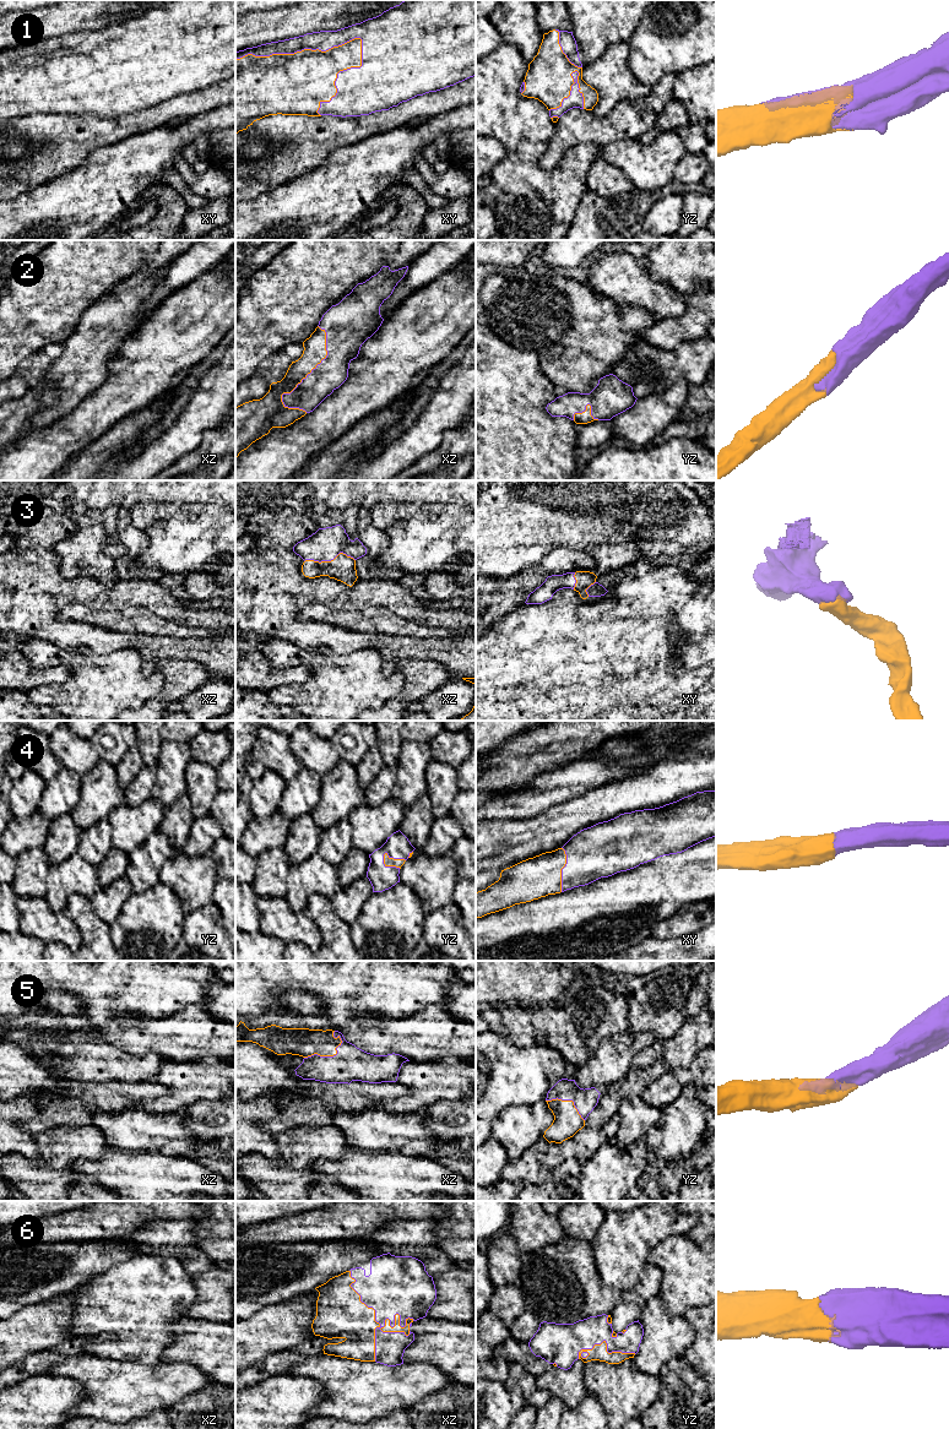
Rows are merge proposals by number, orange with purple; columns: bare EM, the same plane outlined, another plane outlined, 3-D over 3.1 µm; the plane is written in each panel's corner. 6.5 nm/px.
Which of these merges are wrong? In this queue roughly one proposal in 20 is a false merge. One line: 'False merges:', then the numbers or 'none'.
False merges: none

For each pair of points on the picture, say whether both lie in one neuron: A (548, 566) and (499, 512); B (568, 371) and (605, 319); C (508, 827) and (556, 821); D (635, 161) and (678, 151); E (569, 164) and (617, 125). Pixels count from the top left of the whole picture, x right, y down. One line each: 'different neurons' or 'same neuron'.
A: different neurons
B: same neuron
C: same neuron
D: same neuron
E: different neurons

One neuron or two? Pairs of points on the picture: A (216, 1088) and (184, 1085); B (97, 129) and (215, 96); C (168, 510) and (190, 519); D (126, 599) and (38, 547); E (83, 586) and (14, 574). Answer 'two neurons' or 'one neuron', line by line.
A: one neuron
B: one neuron
C: two neurons
D: one neuron
E: one neuron

